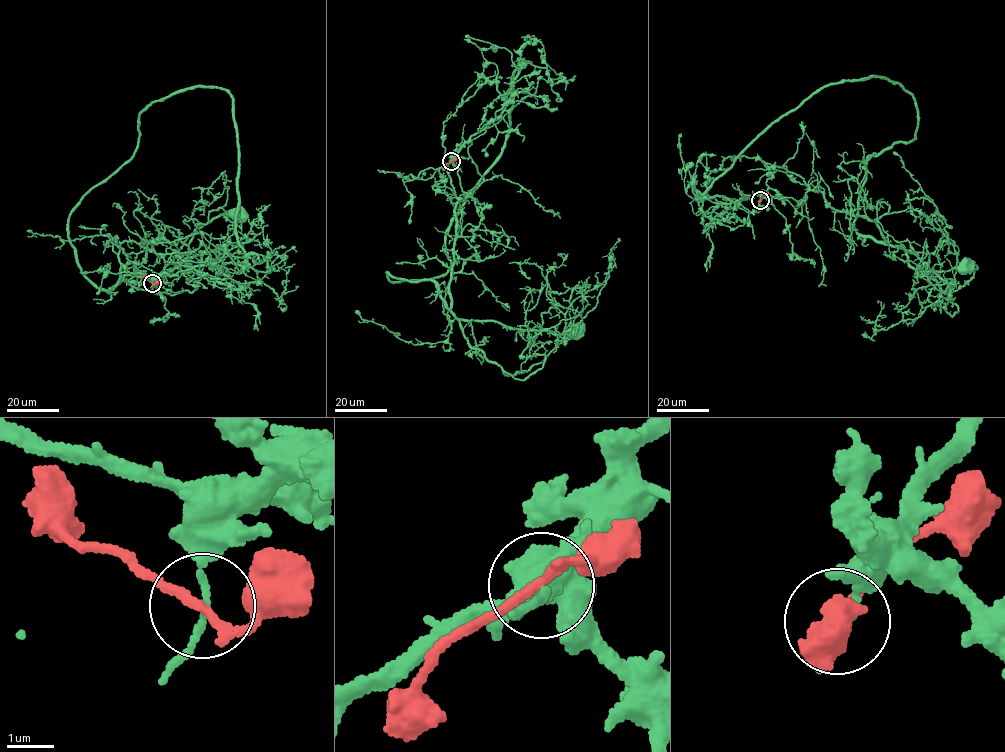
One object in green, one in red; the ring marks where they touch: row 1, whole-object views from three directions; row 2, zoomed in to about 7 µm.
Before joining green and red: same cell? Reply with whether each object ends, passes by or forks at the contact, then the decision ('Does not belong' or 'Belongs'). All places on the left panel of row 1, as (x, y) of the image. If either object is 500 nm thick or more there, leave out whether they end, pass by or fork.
At the ring green passes by. At the ring red passes by. Does not belong

